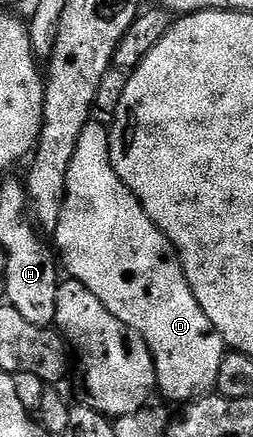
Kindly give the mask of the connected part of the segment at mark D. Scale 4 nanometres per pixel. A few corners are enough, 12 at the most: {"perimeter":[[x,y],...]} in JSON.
{"perimeter":[[90,122],[54,233],[67,275],[144,339],[158,392],[226,351],[176,247]]}

